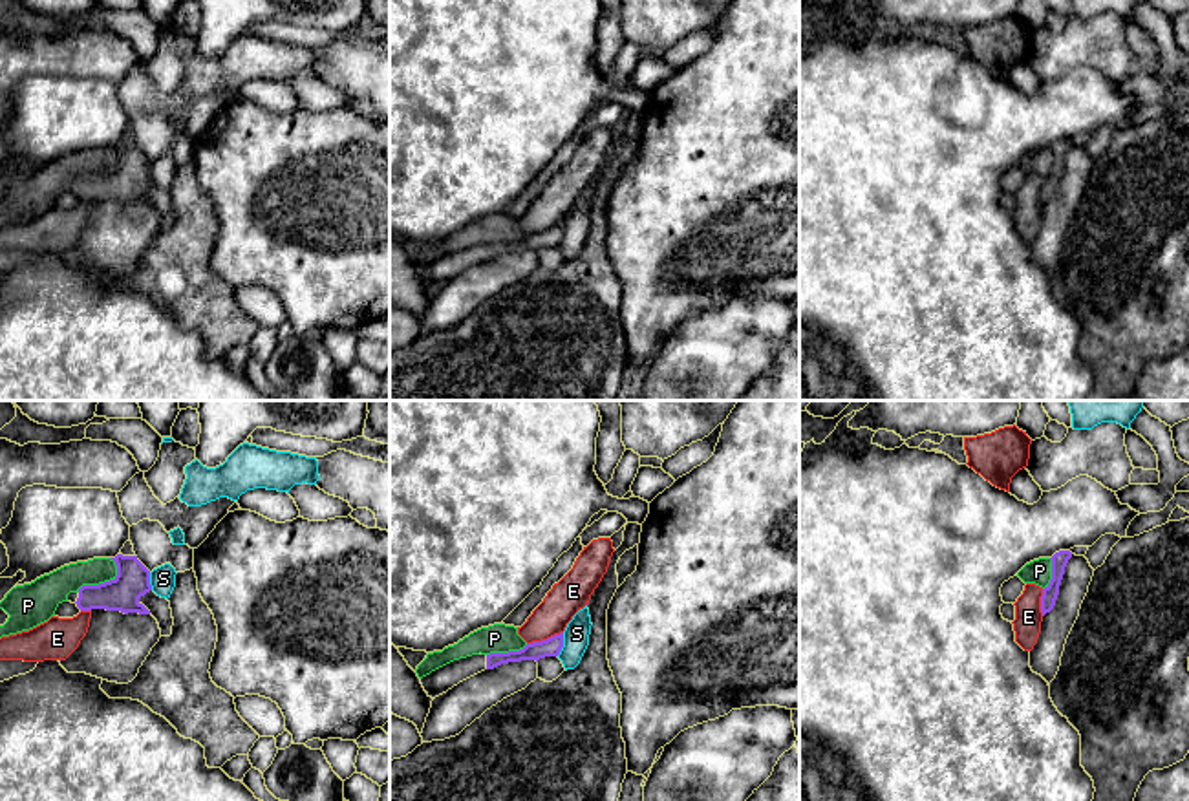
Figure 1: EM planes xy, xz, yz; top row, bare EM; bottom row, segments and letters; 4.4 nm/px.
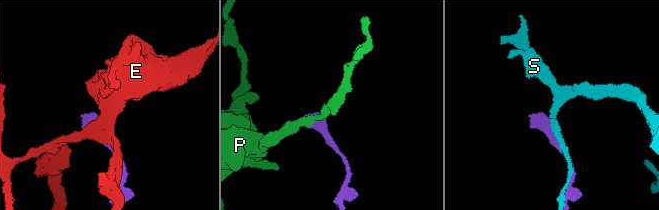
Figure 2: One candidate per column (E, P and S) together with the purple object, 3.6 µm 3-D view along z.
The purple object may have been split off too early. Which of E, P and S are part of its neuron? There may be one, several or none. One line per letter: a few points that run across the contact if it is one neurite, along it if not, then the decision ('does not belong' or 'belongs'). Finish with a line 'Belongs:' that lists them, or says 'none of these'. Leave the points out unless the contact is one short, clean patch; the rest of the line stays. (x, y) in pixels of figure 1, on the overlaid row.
E: does not belong
P: xy (116, 562), (116, 575), (112, 578), (85, 584), (77, 591) | does not belong
S: does not belong
Belongs: none of these

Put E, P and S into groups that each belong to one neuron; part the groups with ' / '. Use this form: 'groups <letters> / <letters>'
groups E / P / S

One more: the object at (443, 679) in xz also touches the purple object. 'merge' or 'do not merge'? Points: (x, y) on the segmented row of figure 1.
merge

